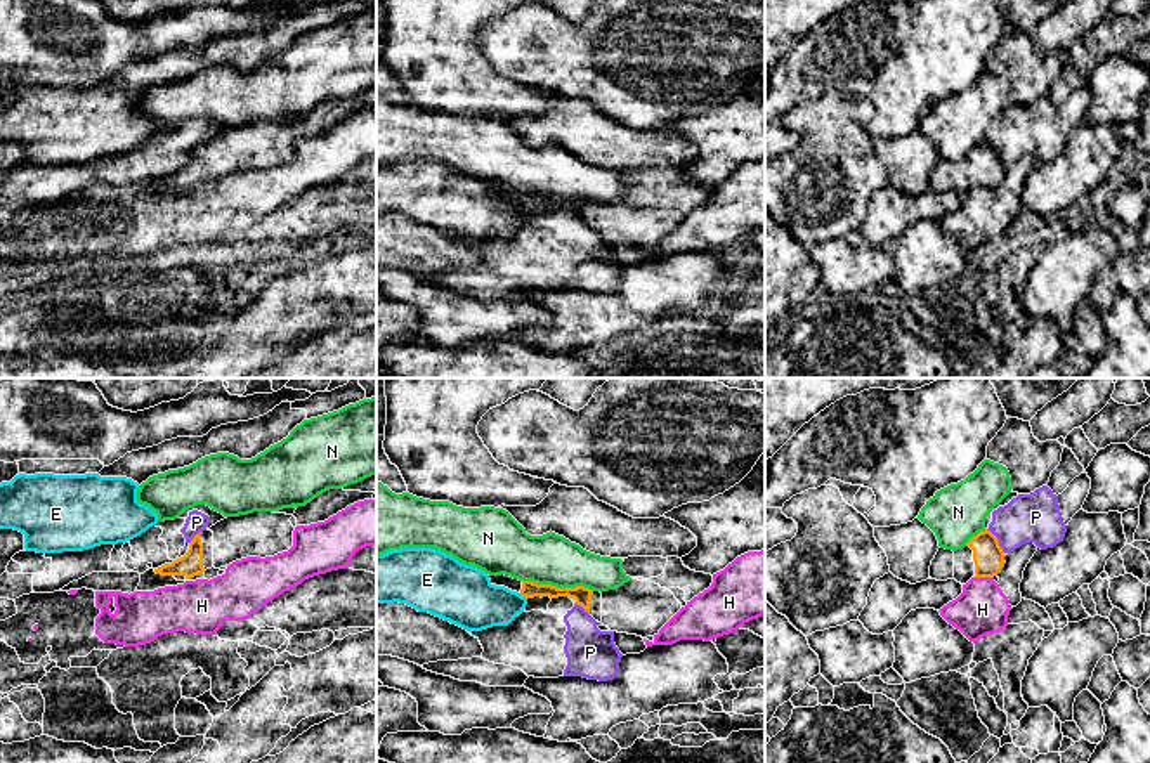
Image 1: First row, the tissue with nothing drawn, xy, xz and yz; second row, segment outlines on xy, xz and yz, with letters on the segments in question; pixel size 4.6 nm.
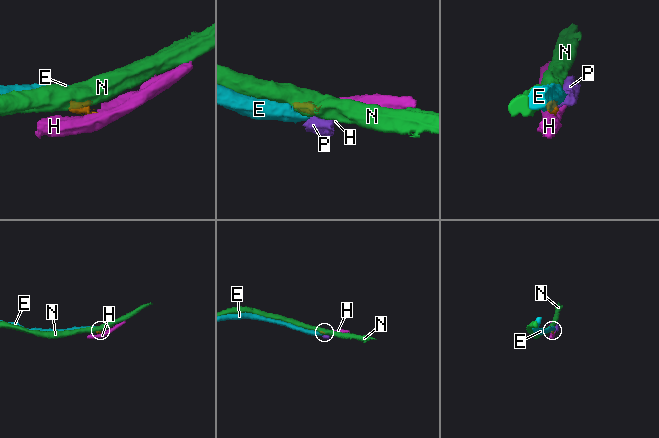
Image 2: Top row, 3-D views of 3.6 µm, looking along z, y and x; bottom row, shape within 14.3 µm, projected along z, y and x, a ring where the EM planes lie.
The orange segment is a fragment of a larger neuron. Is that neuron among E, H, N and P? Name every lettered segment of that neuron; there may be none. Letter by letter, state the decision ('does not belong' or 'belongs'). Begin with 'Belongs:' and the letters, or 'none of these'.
Belongs: none of these
E: does not belong
H: does not belong
N: does not belong
P: does not belong

